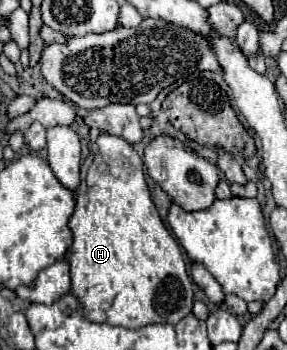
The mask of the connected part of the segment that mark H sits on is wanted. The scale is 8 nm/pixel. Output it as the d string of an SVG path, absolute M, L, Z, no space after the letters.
M101 133L91 145L91 167L85 183L87 193L76 194L75 211L69 219L73 231L73 245L69 255L71 267L71 293L83 305L85 317L95 323L121 325L139 329L149 323L179 323L193 309L193 283L189 281L186 263L177 241L165 229L143 175L143 161L137 151L121 137Z

